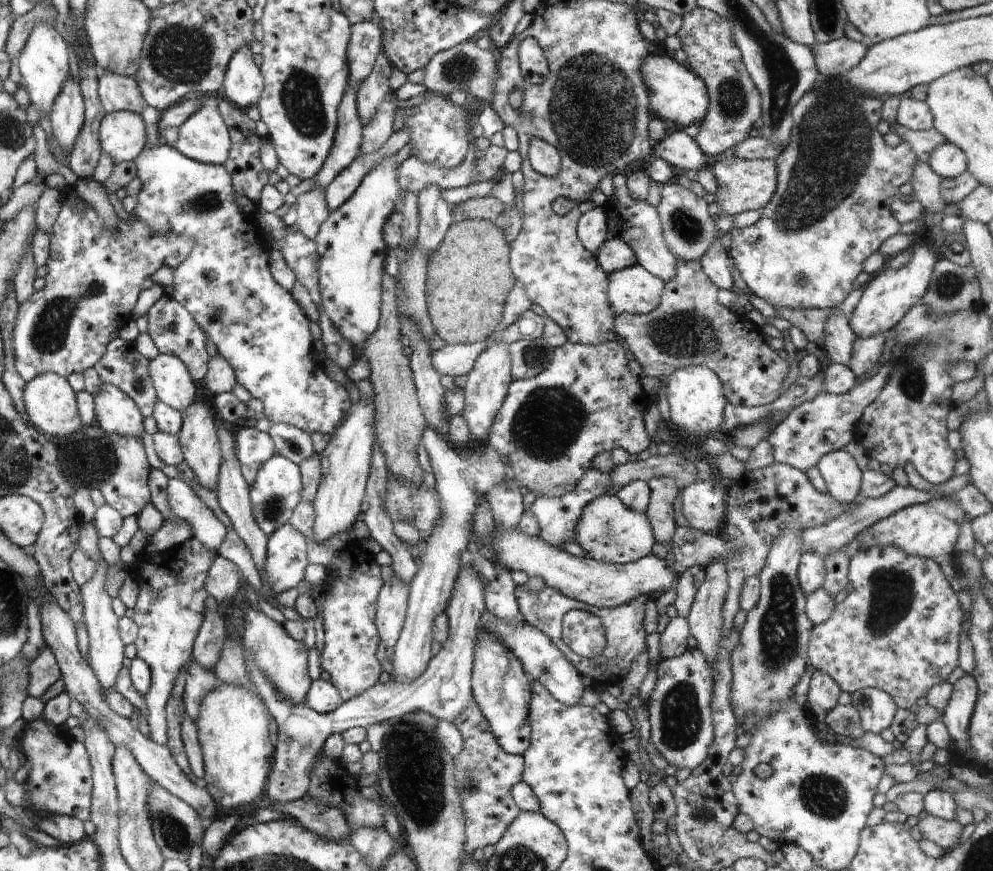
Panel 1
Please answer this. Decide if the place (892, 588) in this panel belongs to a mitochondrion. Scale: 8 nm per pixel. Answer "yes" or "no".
yes

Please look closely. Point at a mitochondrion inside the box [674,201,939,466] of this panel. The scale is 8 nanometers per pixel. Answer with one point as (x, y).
(912, 382)

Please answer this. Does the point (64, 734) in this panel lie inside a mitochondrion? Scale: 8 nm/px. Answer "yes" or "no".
no

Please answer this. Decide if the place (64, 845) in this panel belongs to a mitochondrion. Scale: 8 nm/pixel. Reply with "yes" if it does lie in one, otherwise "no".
no

